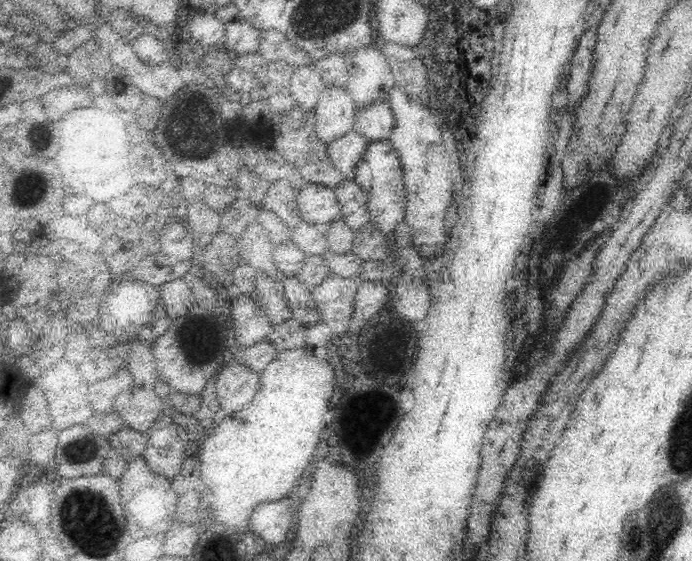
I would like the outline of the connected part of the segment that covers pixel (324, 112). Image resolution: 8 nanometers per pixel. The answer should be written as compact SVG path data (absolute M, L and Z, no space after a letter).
M326 86L314 111L315 131L325 145L353 130L357 108L347 88Z

